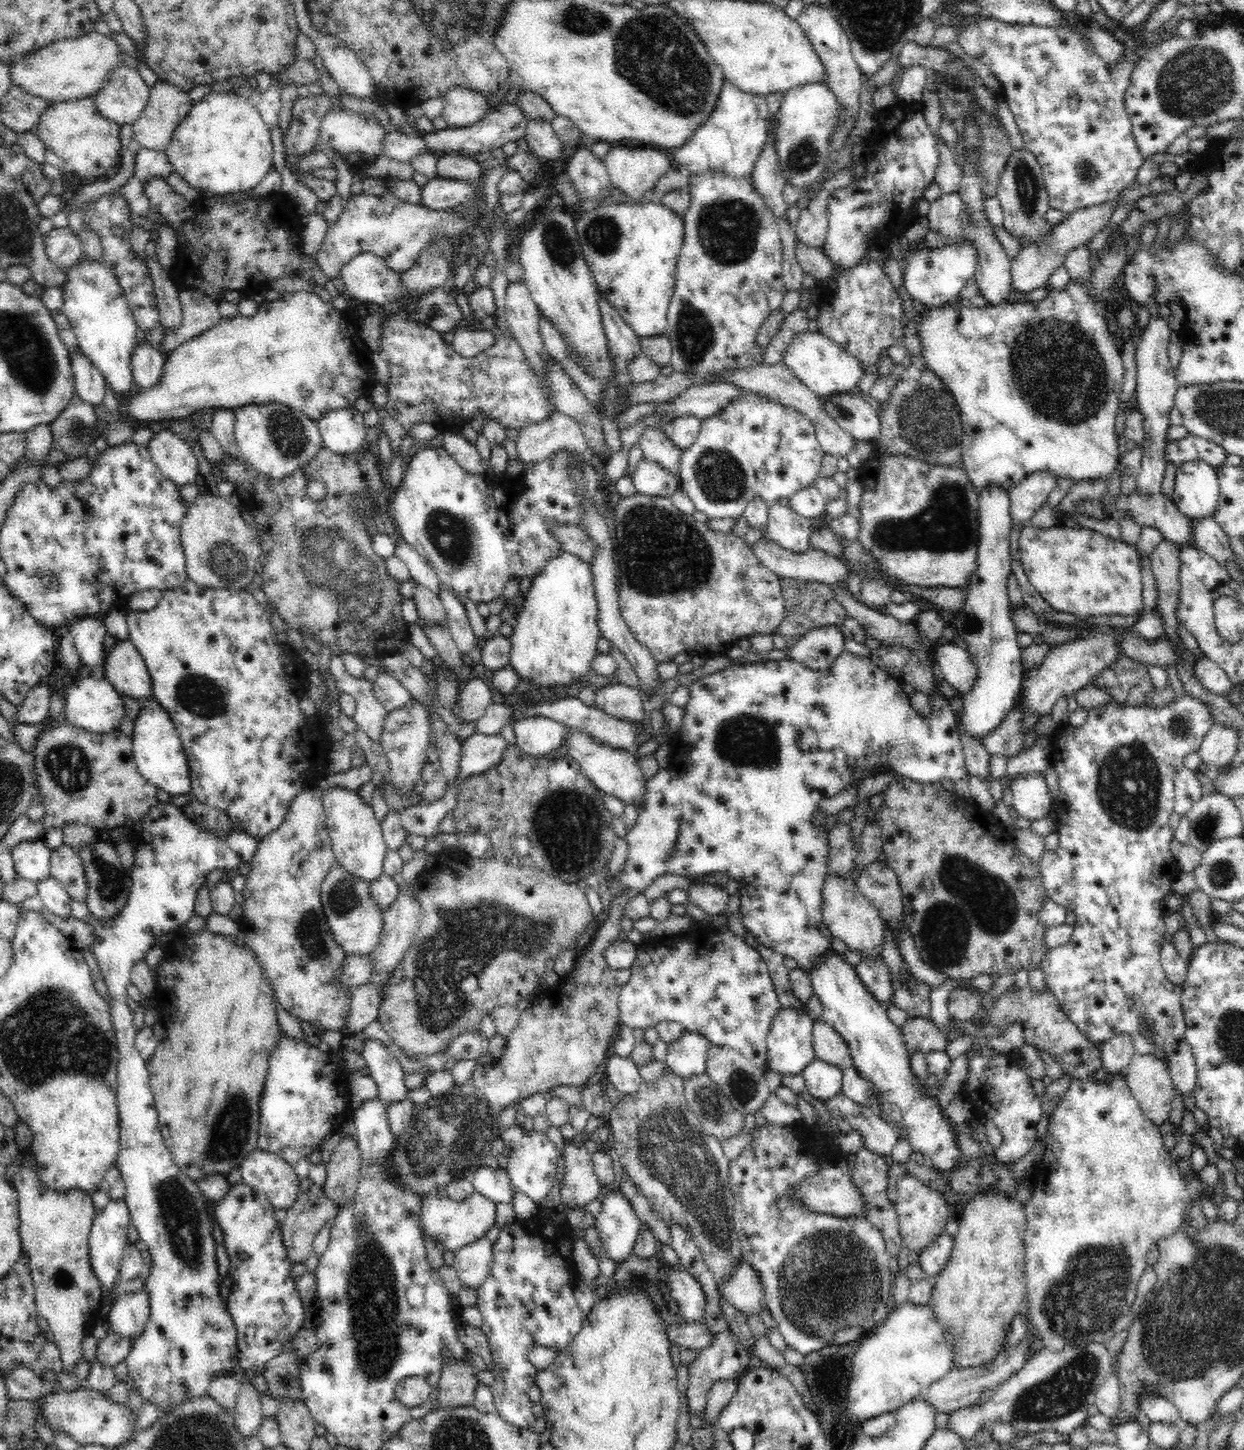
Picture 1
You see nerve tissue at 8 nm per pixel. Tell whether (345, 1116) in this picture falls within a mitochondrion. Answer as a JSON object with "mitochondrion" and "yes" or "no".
{"mitochondrion":"no"}

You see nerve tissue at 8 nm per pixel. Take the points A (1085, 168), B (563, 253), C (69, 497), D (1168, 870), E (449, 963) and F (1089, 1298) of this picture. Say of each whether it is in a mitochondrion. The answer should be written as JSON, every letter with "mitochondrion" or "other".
{"A":"mitochondrion","B":"mitochondrion","C":"other","D":"other","E":"mitochondrion","F":"mitochondrion"}

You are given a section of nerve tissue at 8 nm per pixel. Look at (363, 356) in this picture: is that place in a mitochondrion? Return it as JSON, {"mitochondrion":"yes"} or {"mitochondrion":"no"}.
{"mitochondrion":"no"}

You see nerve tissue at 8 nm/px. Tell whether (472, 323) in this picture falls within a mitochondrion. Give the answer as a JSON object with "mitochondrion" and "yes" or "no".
{"mitochondrion":"no"}

